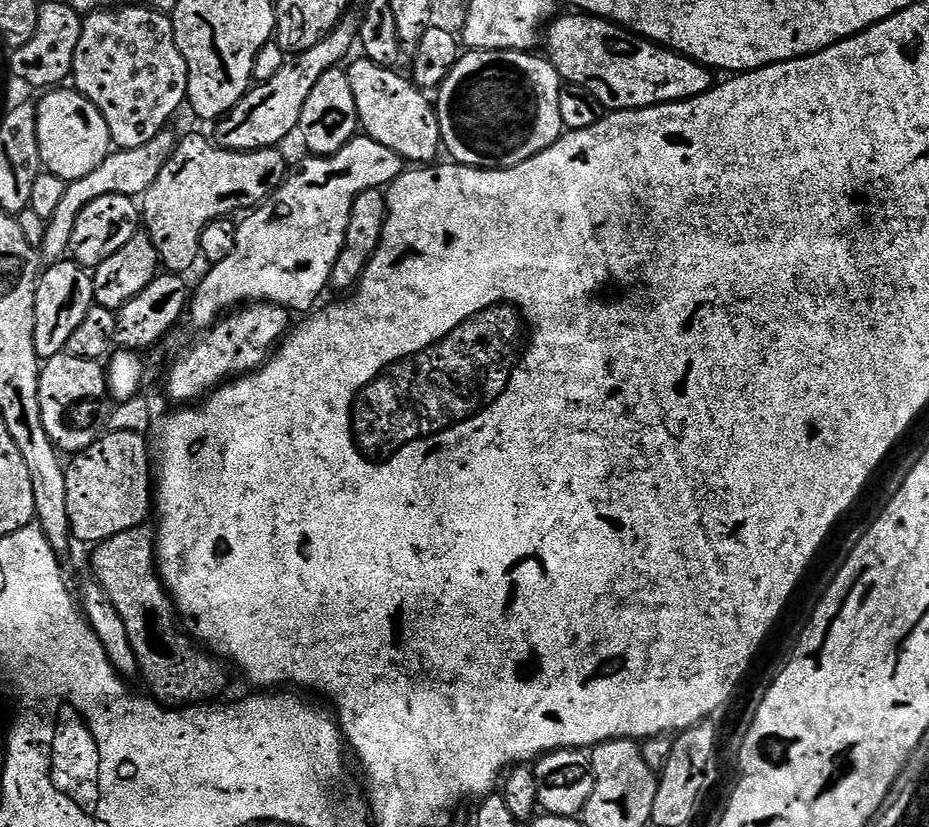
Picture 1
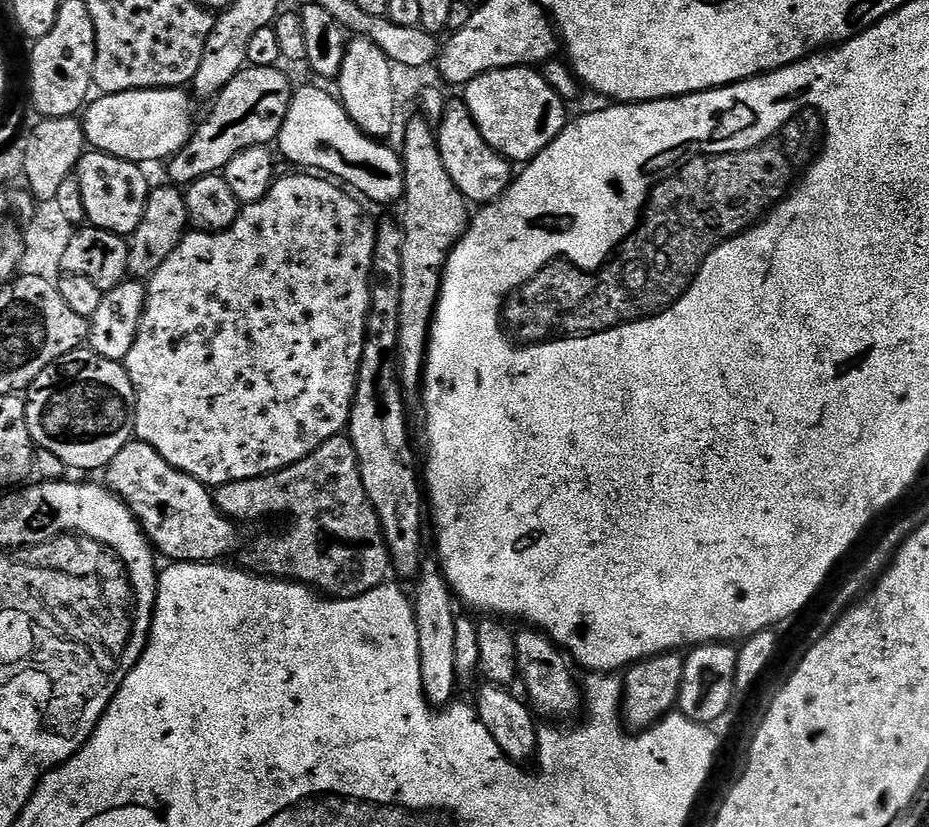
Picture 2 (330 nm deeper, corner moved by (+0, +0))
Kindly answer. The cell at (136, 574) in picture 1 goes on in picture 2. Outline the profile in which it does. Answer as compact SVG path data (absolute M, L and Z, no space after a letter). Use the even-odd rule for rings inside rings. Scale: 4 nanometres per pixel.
M347 435L330 438L318 450L294 462L289 468L219 485L214 495L220 513L233 522L256 520L259 516L289 516L292 519L289 532L281 536L264 536L257 542L255 567L263 575L314 586L325 597L338 600L366 594L389 579L390 557L386 538L382 534L378 514L374 506L370 506L370 498L366 498L366 486L362 486L362 474L358 468L358 454L354 452Z

